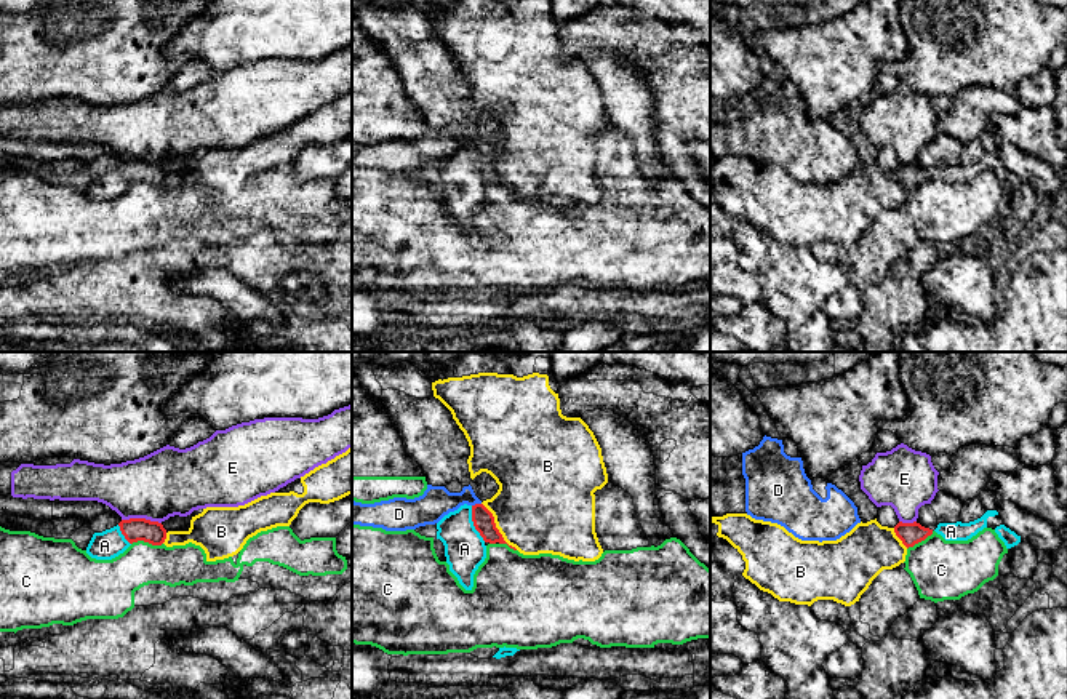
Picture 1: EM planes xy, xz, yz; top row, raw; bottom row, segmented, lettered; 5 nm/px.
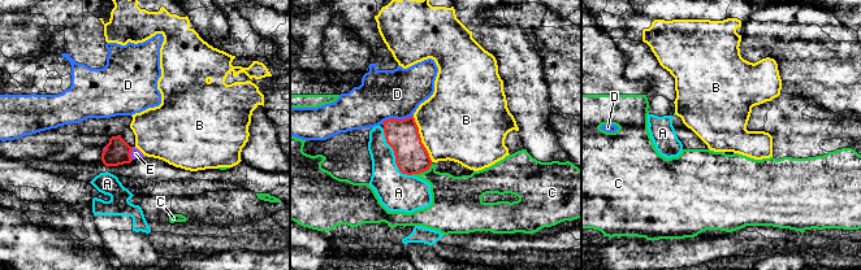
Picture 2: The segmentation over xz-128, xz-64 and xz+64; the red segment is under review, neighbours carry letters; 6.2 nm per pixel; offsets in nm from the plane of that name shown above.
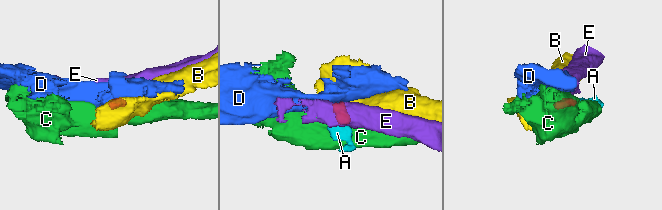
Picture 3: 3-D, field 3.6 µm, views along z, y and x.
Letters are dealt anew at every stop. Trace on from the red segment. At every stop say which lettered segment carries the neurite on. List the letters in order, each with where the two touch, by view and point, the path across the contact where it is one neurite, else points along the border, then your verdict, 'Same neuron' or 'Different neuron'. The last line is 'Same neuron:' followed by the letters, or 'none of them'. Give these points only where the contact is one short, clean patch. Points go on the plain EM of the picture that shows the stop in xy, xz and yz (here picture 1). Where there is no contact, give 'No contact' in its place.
A: Touches red at xz (474, 165). Path across: xz (483, 162), (474, 165), (464, 175), (464, 191). Same neuron
B: Touches red at xz (496, 170). Boundary: xz (482, 144), (491, 155), (501, 178), (517, 191). Different neuron
C: Touches red at xy (146, 183). Boundary: xy (162, 184), (135, 183), (131, 186). Different neuron
D: Touches red at xz (475, 146). Boundary: xz (480, 144), (472, 147). Different neuron
E: Touches red at xy (141, 160). Boundary: xy (122, 160), (149, 160), (160, 165). Different neuron
Same neuron: A

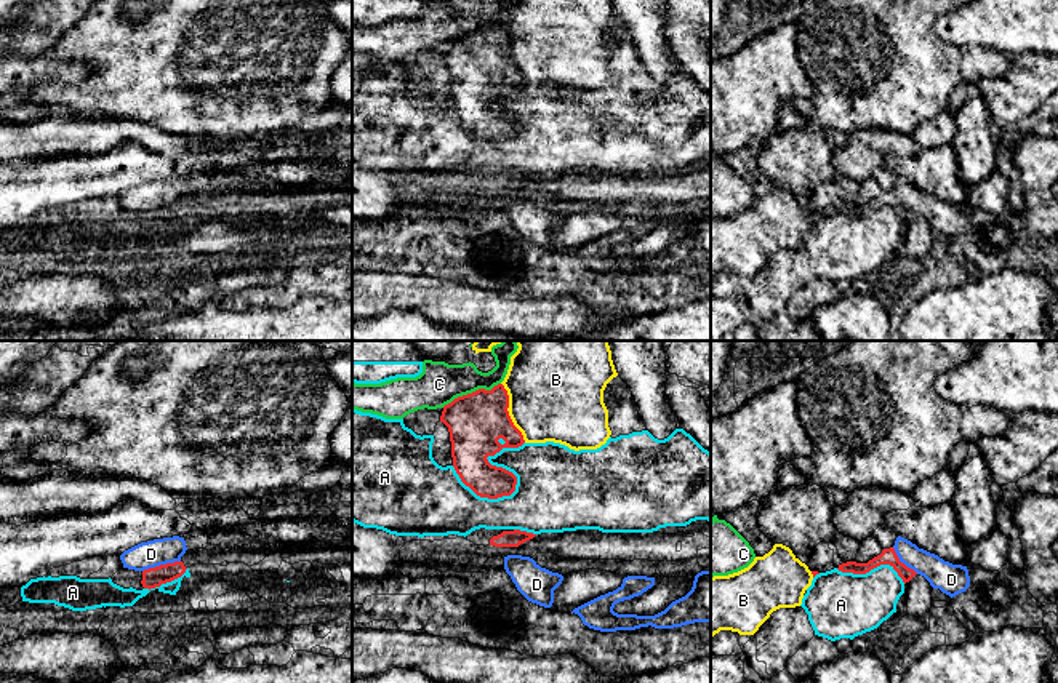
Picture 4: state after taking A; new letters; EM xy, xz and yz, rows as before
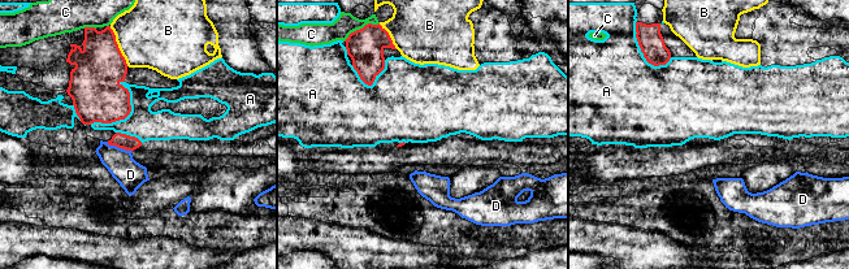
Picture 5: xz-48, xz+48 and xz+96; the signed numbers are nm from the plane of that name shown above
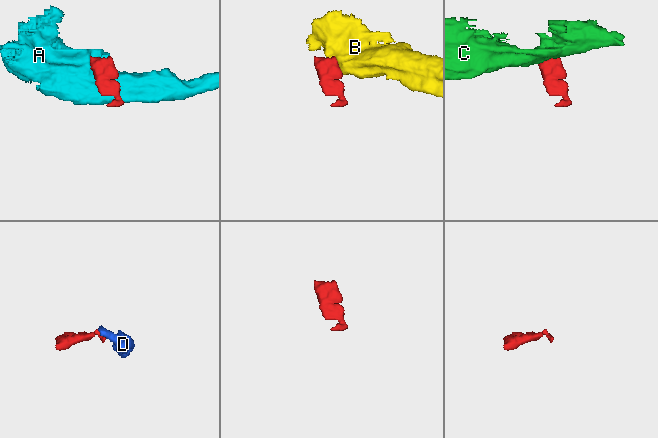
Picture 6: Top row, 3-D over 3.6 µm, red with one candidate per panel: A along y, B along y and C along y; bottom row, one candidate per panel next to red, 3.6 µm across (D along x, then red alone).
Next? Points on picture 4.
A: Touches red at xz (516, 125). Different neuron
B: Touches red at xz (508, 55). Boundary: xz (501, 24), (508, 37), (508, 56), (525, 83). Different neuron
C: Touches red at xz (472, 34). Boundary: xz (500, 24), (490, 31), (476, 31), (458, 37), (442, 48). Different neuron
D: Touches red at xy (160, 207). Path across: xy (152, 219), (160, 207), (151, 195). Same neuron
Same neuron: D

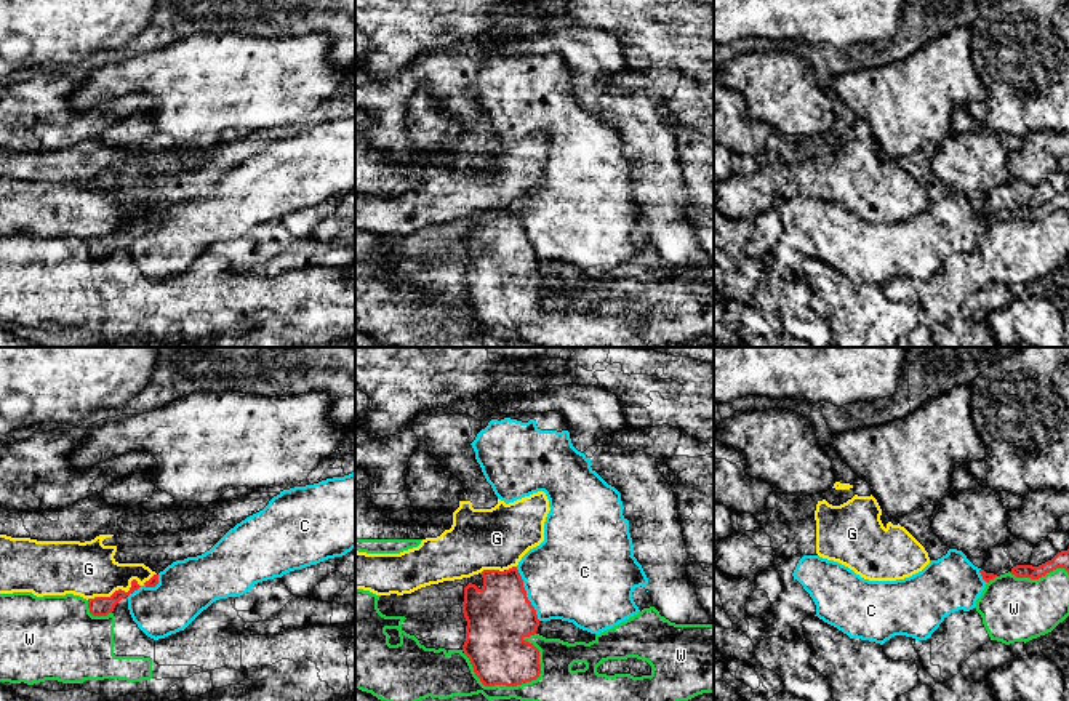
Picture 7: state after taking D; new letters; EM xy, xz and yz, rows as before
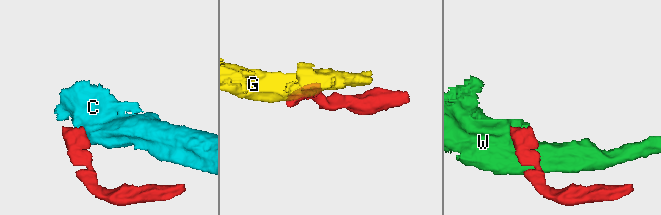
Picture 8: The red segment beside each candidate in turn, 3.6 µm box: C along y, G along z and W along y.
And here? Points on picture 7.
C: Touches red at xz (525, 236). Boundary: xz (516, 208), (525, 237), (540, 261). Different neuron
G: Touches red at xy (116, 232). Boundary: xy (140, 226), (133, 221), (127, 232), (87, 240). Different neuron
W: Touches red at xz (498, 325). Different neuron
Same neuron: none of them

